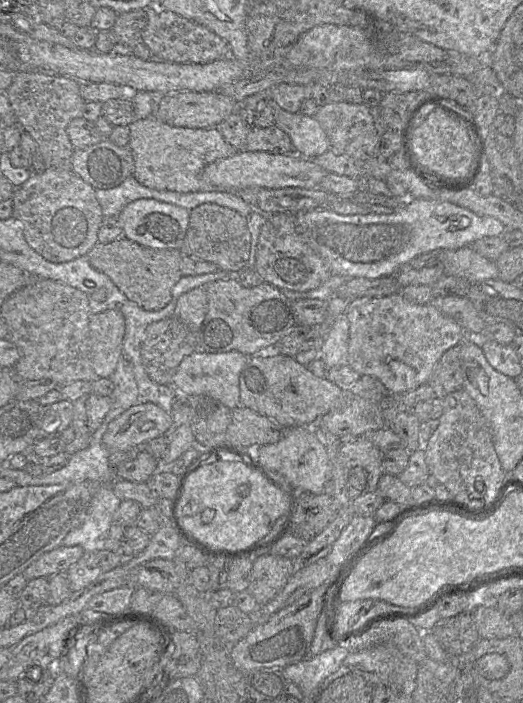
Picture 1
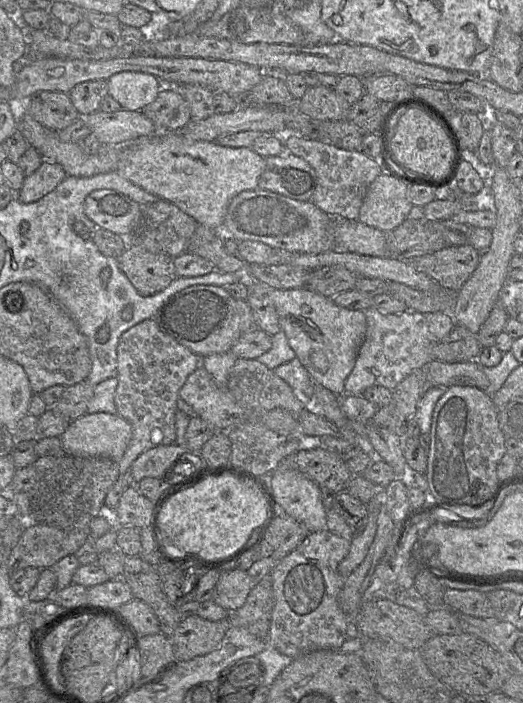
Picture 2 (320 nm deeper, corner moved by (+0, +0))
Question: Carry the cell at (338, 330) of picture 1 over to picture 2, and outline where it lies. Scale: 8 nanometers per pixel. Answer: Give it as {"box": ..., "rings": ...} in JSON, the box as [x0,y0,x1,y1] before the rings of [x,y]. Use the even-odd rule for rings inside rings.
{"box":[234,267,366,396],"rings":[[[246,267],[234,272],[234,275],[239,278],[238,283],[249,288],[250,294],[264,295],[273,303],[281,330],[315,383],[338,396],[345,394],[345,381],[354,368],[366,333],[364,311],[338,306],[333,298],[325,297],[306,287],[289,290],[273,288],[256,280]]]}

